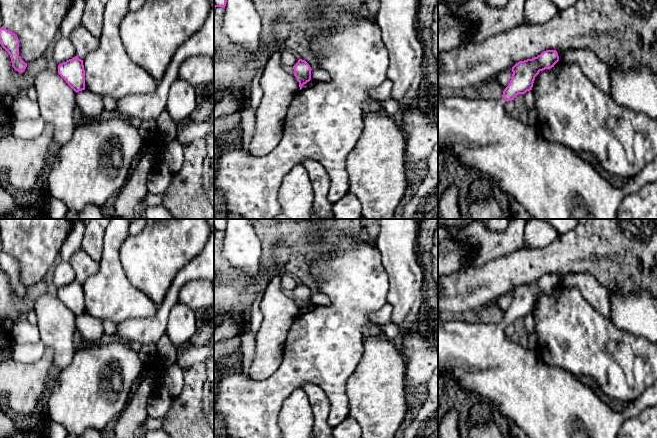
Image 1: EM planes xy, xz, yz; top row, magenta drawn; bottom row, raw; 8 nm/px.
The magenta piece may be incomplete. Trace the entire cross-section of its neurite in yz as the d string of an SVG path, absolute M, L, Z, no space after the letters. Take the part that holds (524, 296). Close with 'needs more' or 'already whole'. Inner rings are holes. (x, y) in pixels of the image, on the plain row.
M546 274L537 281L516 287L512 301L501 322L475 324L460 320L438 321L438 375L445 371L463 390L475 393L491 402L501 418L511 419L529 438L618 438L622 424L637 417L644 409L657 405L657 381L640 397L625 405L623 412L616 412L605 404L578 377L544 363L537 350L523 348L515 339L506 336L505 328L518 318L532 314L540 295L550 293L559 285L556 274Z | needs more

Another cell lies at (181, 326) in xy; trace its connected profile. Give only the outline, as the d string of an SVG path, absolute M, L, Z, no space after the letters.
M177 302L170 311L166 334L176 347L189 343L196 332L196 313L187 305Z

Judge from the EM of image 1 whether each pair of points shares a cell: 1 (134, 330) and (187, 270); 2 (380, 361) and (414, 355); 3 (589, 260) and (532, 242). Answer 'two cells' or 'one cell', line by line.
1: one cell
2: two cells
3: two cells

